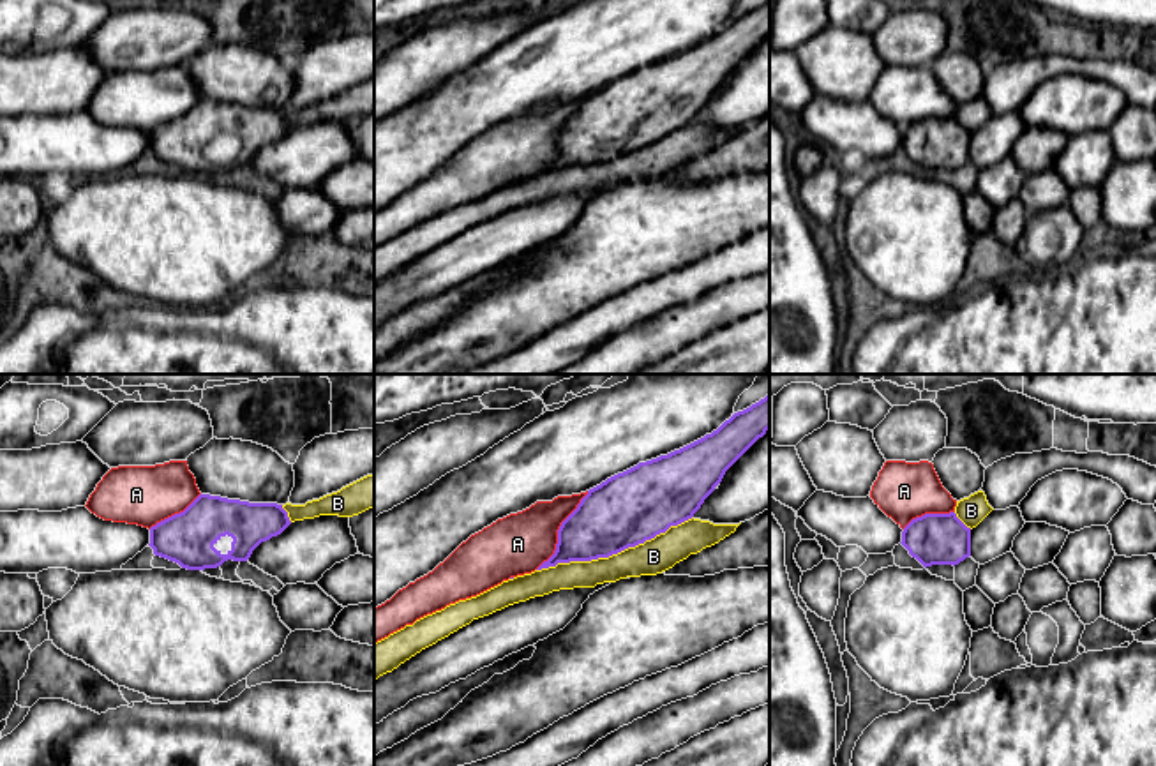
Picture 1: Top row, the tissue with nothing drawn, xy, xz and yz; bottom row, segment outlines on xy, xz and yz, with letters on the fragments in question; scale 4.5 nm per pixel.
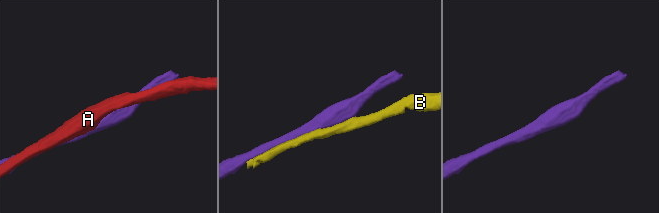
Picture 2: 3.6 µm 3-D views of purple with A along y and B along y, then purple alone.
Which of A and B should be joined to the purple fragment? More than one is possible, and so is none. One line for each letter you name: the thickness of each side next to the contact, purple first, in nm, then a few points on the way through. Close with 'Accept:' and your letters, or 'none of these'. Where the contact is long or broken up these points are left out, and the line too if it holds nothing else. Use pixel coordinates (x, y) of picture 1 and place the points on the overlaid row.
Accept: none of these

